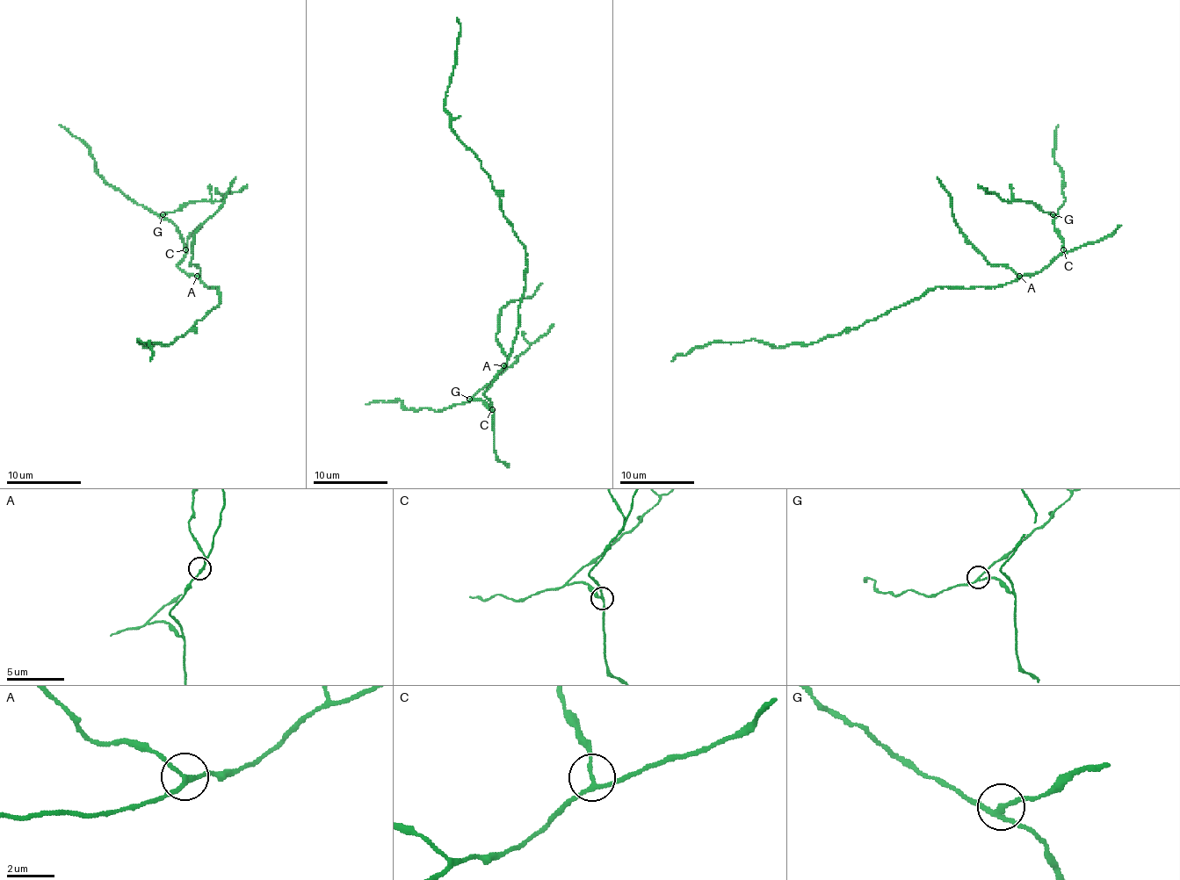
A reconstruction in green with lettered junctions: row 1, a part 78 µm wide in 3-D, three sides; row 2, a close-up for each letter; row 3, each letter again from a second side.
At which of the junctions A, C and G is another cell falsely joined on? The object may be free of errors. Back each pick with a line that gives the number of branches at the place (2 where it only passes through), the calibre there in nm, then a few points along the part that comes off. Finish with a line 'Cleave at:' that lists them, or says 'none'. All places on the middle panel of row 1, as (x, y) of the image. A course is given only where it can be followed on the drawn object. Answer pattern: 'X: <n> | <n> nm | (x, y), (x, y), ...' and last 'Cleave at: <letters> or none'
G: 3 | 160 nm | (470, 399), (503, 372), (553, 324)
Cleave at: G

